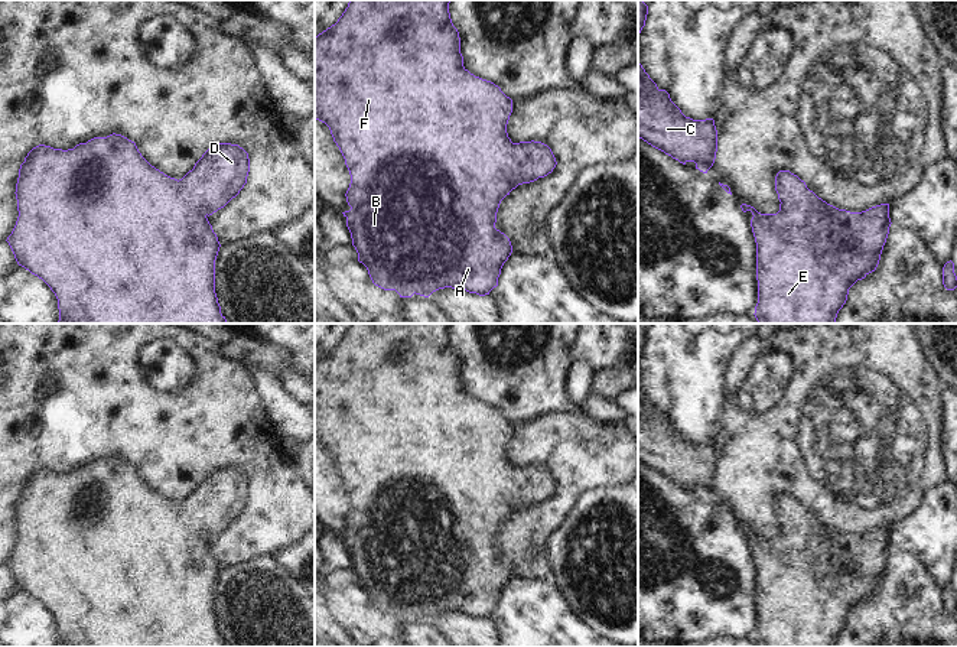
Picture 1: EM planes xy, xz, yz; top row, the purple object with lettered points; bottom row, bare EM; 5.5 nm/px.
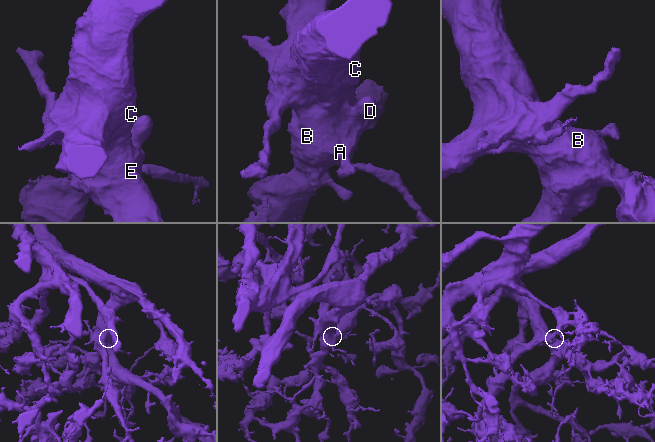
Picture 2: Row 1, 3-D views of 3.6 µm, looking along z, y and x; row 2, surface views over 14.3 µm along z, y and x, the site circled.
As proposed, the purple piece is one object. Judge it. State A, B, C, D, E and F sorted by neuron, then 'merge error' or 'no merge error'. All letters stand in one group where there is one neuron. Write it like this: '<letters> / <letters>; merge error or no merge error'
A B C D E F; no merge error

